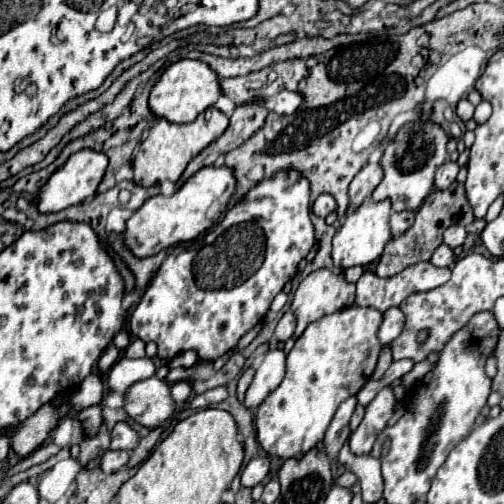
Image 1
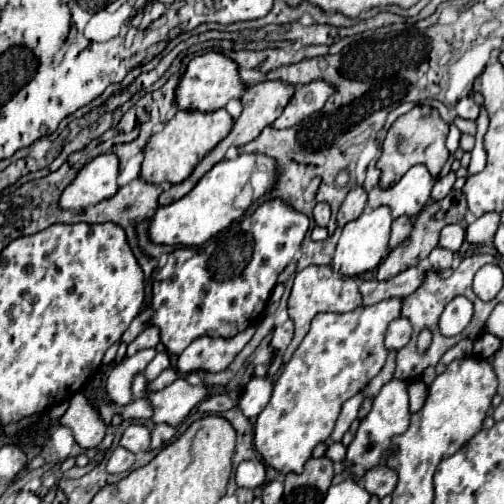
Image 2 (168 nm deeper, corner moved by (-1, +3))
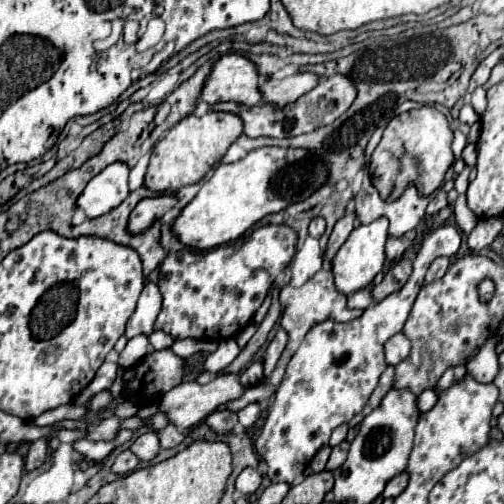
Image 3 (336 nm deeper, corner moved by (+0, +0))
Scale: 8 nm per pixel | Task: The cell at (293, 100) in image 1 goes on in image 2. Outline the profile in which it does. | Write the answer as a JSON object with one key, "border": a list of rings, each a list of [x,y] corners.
{"border":[[[310,82],[304,86],[296,86],[290,102],[282,110],[282,114],[274,120],[274,128],[290,128],[298,122],[302,122],[312,112],[320,110],[324,106],[324,100],[332,96],[332,86],[328,82]]]}

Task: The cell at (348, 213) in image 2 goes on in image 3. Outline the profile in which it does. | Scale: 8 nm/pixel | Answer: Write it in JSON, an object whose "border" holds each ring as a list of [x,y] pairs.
{"border":[[[347,213],[345,217],[341,217],[335,227],[333,227],[333,233],[329,237],[329,243],[327,243],[327,249],[325,249],[325,259],[327,261],[333,261],[335,253],[339,251],[339,247],[347,241],[349,233],[353,231],[355,227],[355,213]]]}

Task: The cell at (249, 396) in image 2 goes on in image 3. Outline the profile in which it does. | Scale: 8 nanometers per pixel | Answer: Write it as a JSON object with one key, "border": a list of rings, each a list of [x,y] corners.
{"border":[[[251,403],[251,407],[241,409],[237,415],[239,415],[239,425],[243,425],[245,429],[249,429],[249,427],[259,419],[259,415],[261,415],[261,405],[259,405],[259,403]]]}

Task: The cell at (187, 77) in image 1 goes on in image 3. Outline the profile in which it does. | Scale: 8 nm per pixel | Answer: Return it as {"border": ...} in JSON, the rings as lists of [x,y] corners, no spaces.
{"border":[[[227,53],[215,63],[211,75],[207,77],[201,101],[207,105],[219,101],[233,101],[247,107],[259,105],[263,95],[257,87],[257,77],[259,71],[251,59],[239,53]]]}

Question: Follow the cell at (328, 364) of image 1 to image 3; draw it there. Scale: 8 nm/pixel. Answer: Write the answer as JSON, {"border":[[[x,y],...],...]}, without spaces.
{"border":[[[455,225],[437,227],[421,241],[413,259],[413,273],[401,291],[389,295],[381,303],[369,305],[363,315],[353,321],[335,323],[327,319],[311,327],[303,347],[287,365],[283,383],[275,393],[275,403],[269,409],[261,435],[255,443],[259,457],[269,465],[267,477],[271,483],[297,481],[309,467],[313,455],[329,443],[331,431],[343,423],[349,423],[365,407],[369,395],[377,387],[381,373],[387,367],[383,345],[403,329],[415,295],[423,285],[427,267],[441,255],[455,255],[459,245],[461,233]]]}

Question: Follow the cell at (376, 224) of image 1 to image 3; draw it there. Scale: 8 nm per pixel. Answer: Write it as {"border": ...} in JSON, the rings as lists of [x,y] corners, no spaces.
{"border":[[[377,219],[369,225],[359,225],[351,231],[349,239],[343,243],[343,247],[337,251],[333,259],[333,275],[335,275],[335,287],[343,295],[353,295],[359,289],[365,289],[375,275],[383,269],[385,265],[385,241],[389,237],[387,233],[387,219]]]}

